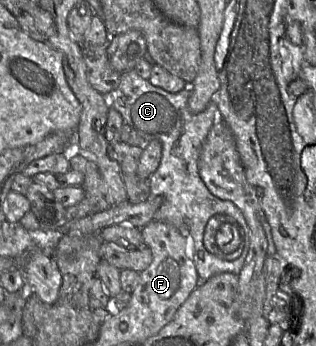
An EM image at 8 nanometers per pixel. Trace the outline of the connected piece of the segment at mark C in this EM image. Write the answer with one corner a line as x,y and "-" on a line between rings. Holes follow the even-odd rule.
131,69
121,73
117,88
103,95
109,107
115,108
122,115
124,123
132,126
145,142
161,142
161,160
149,177
150,195
162,196
164,199
154,214
154,220
188,229
192,238
191,254
201,283
217,274
238,275
241,272
250,247
250,230
242,211
232,201
213,195
200,177
198,159
209,130
219,118
218,107
214,99
202,112
191,113
188,108
190,94
190,87
170,93
154,86
149,79
142,78
135,69
-
216,214
233,217
244,229
244,248
237,259
220,259
204,246
205,226
209,218

